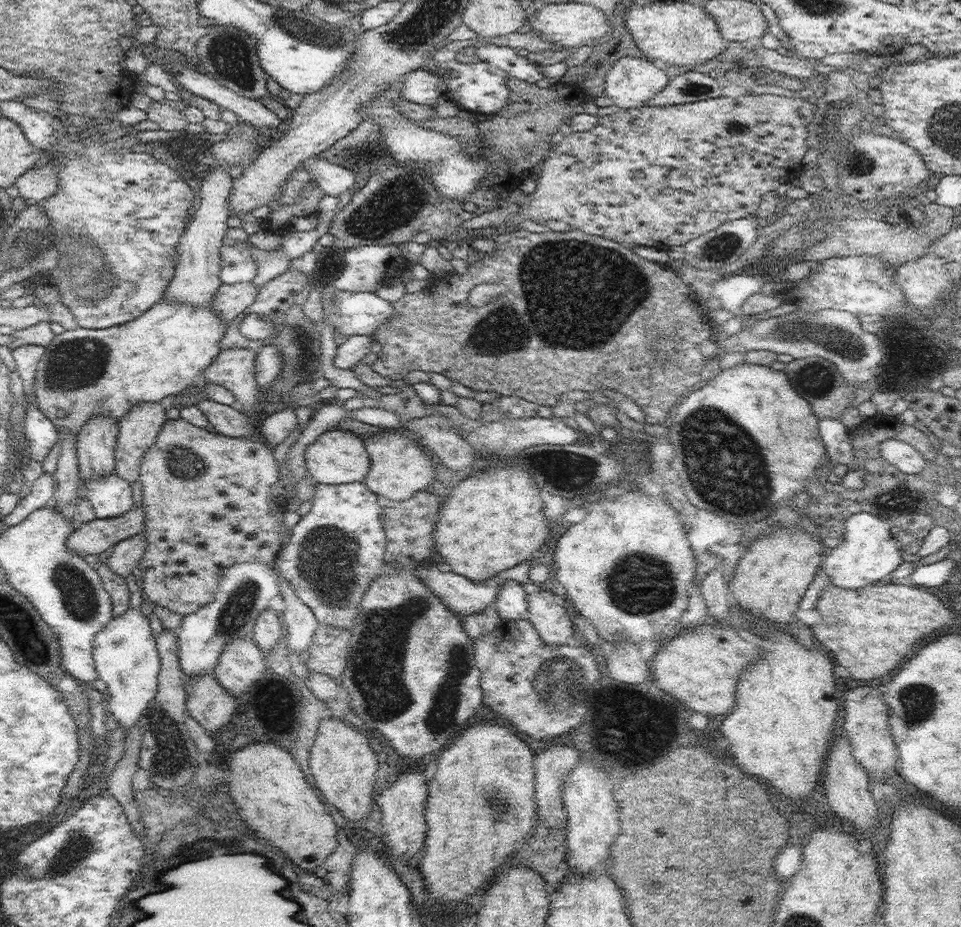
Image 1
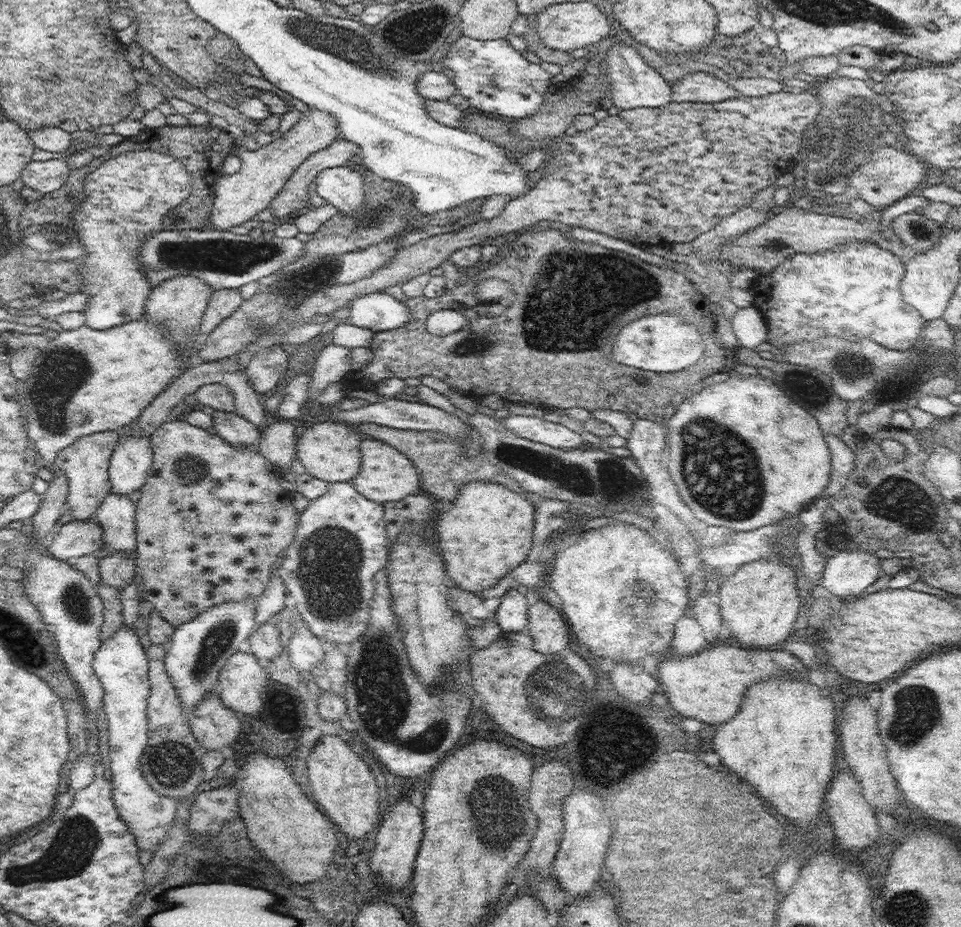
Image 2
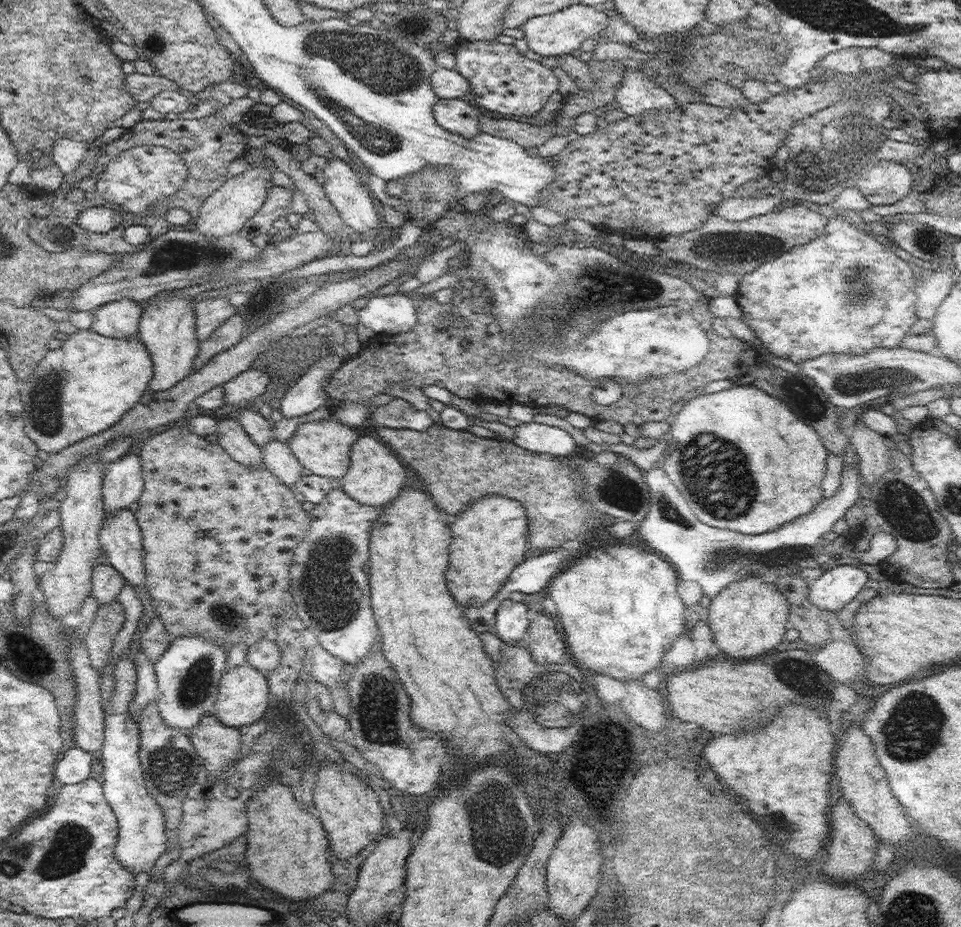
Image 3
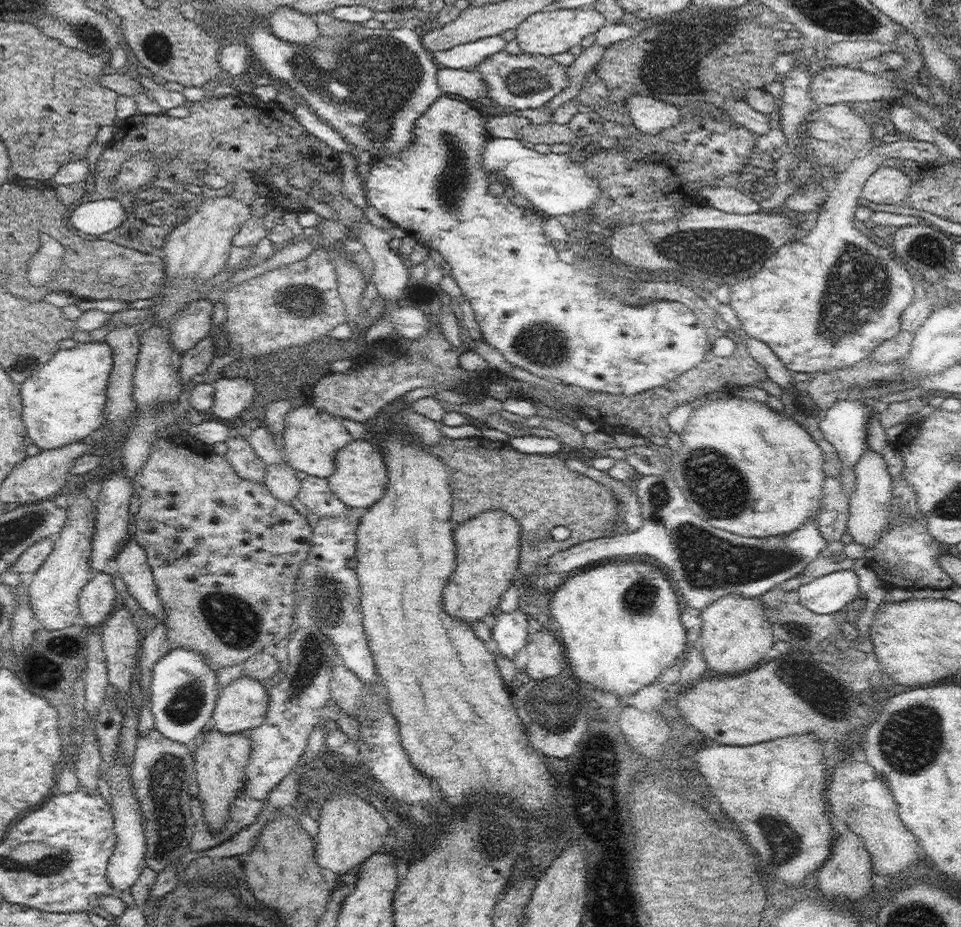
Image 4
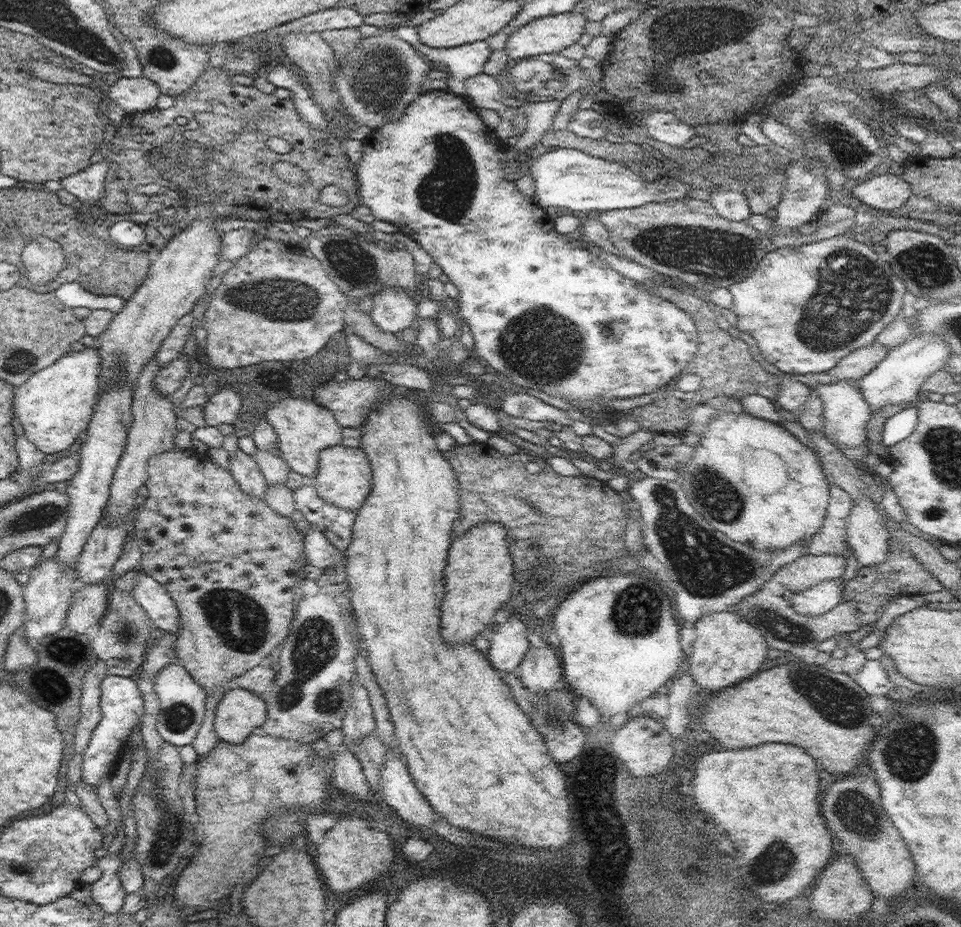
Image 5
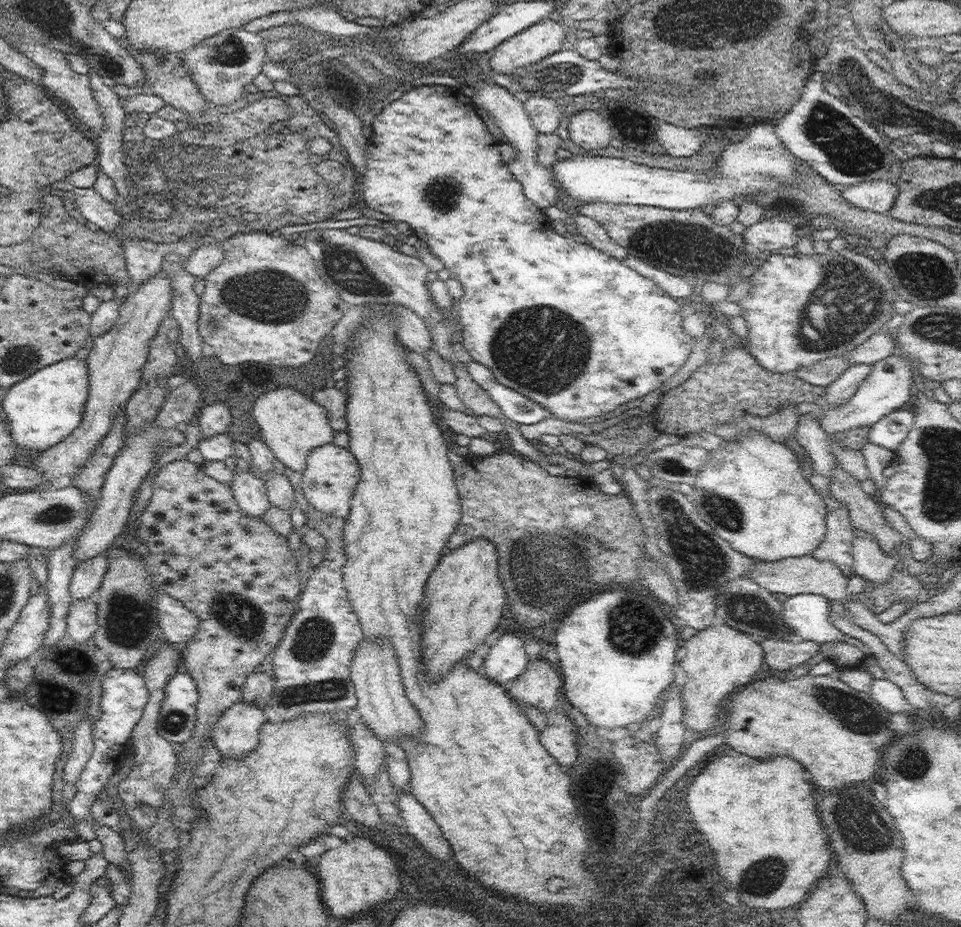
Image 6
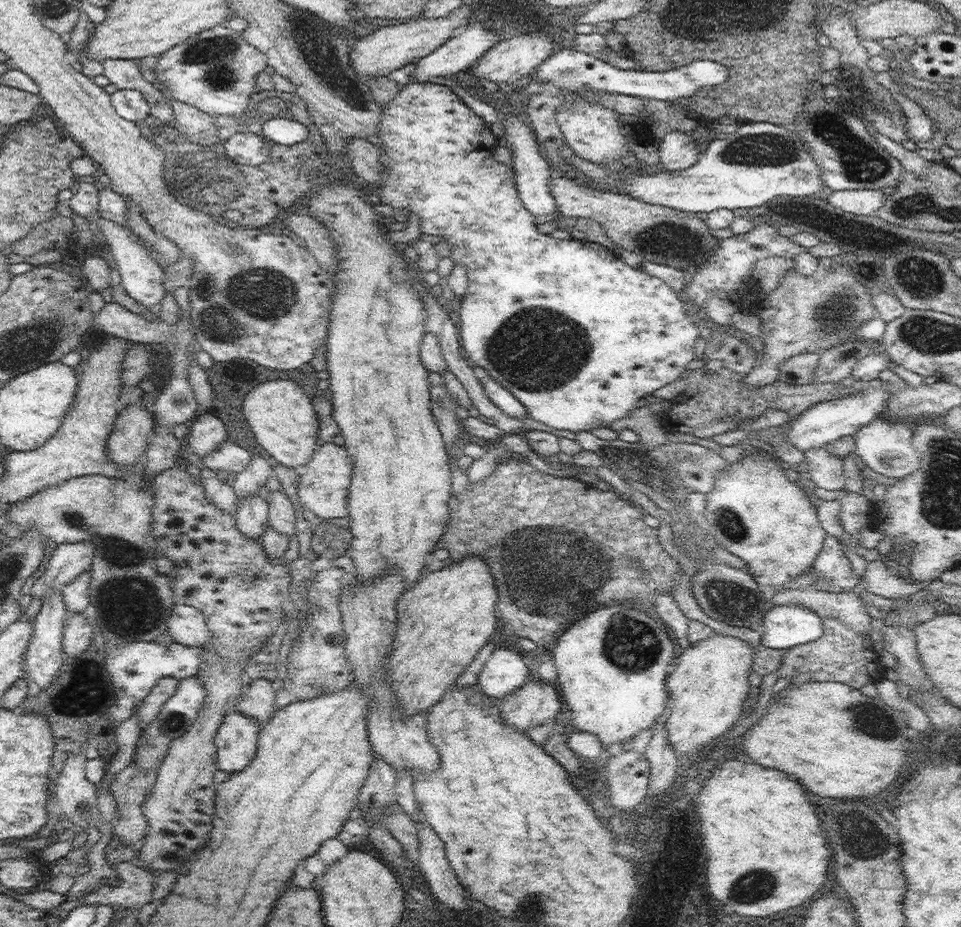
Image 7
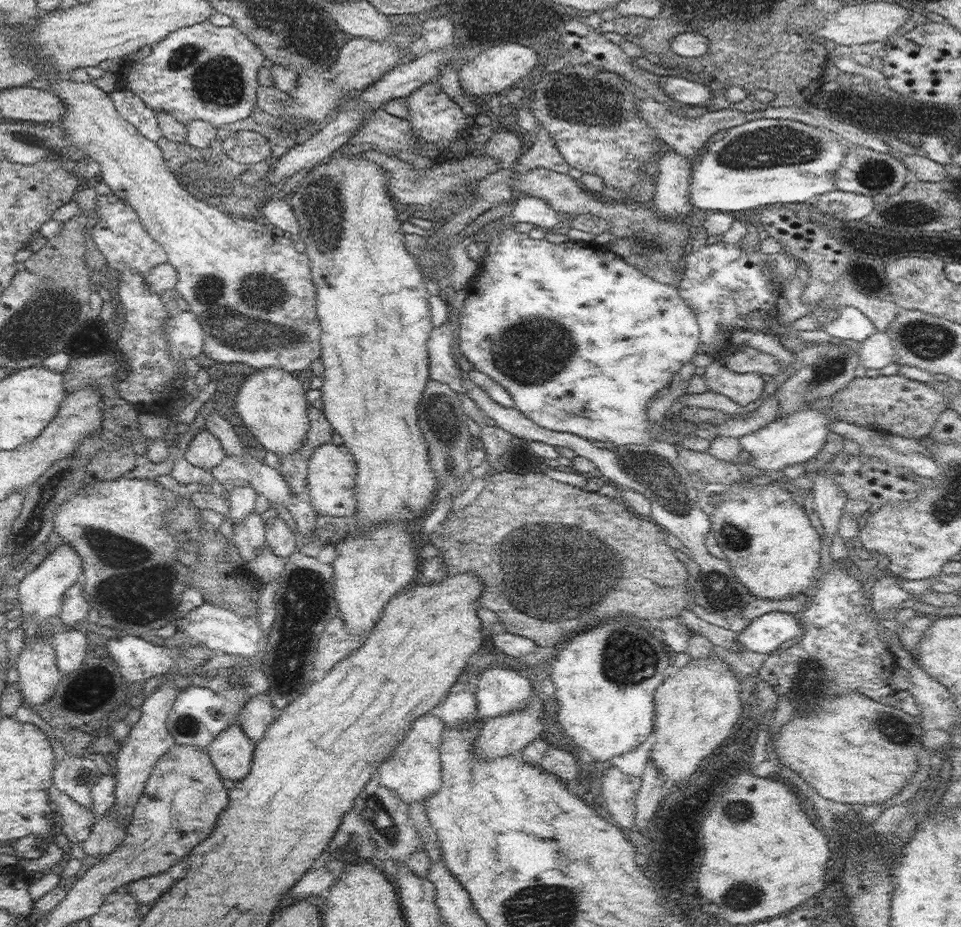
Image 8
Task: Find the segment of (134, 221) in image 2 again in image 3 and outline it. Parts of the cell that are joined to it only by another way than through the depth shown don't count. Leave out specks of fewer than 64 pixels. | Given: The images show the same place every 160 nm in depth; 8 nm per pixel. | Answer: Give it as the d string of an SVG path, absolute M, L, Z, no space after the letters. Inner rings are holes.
M141 145L124 150L110 160L96 182L96 193L105 204L117 207L126 214L145 216L151 204L160 203L184 187L188 167L177 153L159 145ZM122 297L97 308L91 329L110 338L138 337L142 313L138 301Z

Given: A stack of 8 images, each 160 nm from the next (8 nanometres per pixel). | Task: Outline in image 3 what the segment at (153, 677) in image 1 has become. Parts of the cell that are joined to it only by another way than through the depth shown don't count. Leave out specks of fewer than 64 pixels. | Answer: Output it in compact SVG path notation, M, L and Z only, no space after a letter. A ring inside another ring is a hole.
M132 649L129 654L120 656L116 668L114 668L114 686L109 700L109 707L105 713L105 738L101 748L104 771L103 793L112 807L118 821L118 838L115 846L115 857L135 875L140 871L150 871L154 868L156 860L167 850L168 837L165 829L165 814L161 812L158 802L148 794L143 770L139 759L140 736L138 736L139 722L131 717L130 707L136 692L136 666Z

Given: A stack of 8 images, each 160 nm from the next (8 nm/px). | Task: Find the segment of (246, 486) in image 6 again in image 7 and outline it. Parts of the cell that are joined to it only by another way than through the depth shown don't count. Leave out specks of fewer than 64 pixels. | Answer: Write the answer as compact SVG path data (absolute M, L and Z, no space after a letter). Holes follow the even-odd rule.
M258 494L237 499L237 527L248 538L260 540L269 524L269 503Z

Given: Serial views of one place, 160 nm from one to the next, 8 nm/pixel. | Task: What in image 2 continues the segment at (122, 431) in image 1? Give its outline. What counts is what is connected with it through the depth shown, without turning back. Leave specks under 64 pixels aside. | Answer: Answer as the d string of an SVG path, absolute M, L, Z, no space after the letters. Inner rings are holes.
M124 435L115 446L109 462L111 491L137 495L154 463L153 446L148 435Z

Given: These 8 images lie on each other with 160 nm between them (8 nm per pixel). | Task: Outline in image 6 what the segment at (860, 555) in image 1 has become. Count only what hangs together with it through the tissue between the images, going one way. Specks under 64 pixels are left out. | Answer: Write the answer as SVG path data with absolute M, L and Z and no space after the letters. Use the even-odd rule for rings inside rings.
M796 594L782 603L782 622L802 640L820 643L842 640L844 634L830 621L830 604L820 594Z

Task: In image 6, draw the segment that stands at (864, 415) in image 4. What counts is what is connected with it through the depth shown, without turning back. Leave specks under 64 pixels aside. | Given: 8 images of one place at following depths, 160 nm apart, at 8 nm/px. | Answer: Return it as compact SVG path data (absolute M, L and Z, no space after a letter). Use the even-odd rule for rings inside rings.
M864 363L861 367L851 366L832 384L825 386L822 396L828 402L827 407L842 406L849 401L859 387L860 381L866 377L872 368L872 363Z

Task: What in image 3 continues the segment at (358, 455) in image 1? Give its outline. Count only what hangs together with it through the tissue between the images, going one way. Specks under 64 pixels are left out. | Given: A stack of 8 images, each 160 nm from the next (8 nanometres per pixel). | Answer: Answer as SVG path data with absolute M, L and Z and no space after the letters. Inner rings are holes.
M333 417L328 420L300 424L287 443L303 468L308 468L318 476L339 480L349 469L351 446L359 439L360 435L360 431L342 424Z

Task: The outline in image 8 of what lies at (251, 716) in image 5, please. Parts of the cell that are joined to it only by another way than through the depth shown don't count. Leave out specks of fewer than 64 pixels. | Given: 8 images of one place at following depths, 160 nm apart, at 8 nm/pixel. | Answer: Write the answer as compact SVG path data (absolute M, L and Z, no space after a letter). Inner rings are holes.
M237 722L225 729L214 738L207 752L222 779L239 781L250 772L255 744Z

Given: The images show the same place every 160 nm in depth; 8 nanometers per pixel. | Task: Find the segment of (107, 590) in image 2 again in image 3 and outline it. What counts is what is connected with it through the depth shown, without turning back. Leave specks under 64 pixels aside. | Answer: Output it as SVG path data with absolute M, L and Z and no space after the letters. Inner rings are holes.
M114 599L110 604L101 606L96 618L84 638L92 668L101 672L109 663L114 638L125 624L124 607Z

